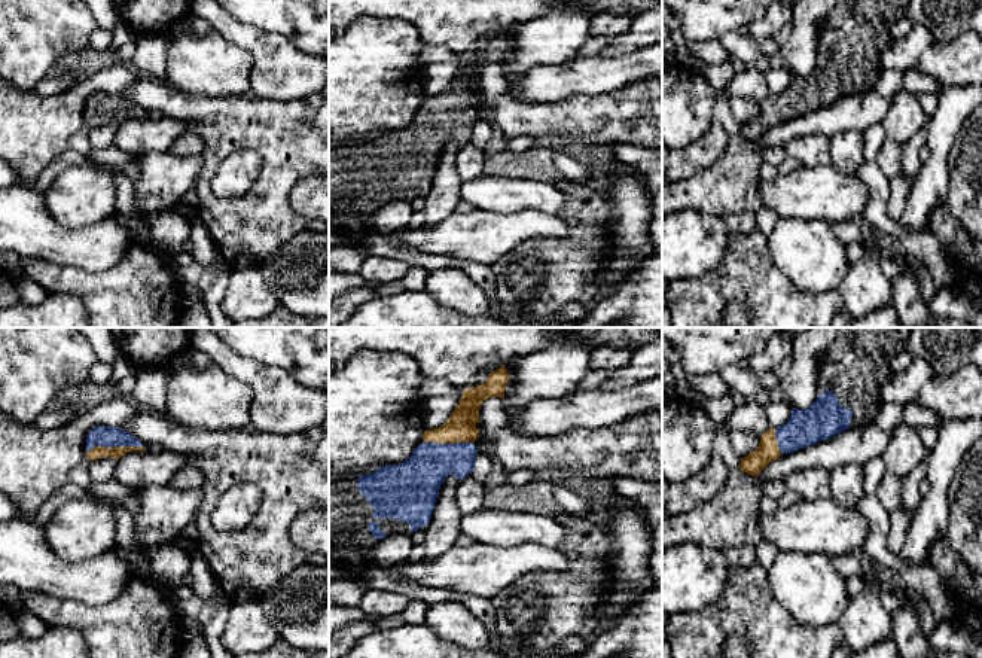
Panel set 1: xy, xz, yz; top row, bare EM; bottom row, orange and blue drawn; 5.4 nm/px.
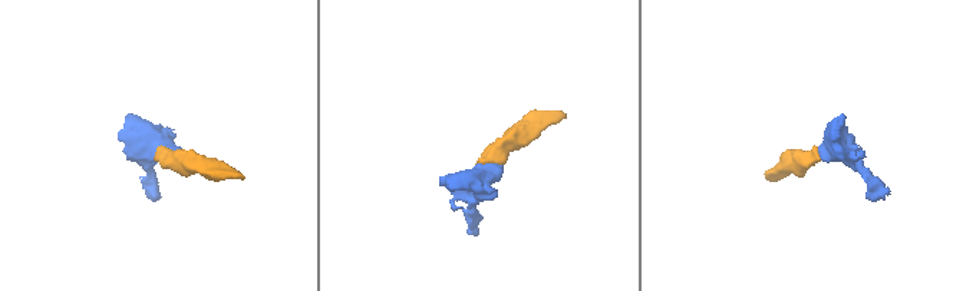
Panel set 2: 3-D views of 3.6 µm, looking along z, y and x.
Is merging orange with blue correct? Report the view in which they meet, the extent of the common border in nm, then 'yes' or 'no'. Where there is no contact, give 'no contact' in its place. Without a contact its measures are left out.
meets orange in xy; contact 320 nm long; yes

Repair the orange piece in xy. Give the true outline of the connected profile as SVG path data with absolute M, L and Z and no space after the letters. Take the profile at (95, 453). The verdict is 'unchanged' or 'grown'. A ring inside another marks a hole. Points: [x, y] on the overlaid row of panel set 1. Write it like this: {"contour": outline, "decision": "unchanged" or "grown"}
{"contour": "M97 426L86 435L86 459L113 457L119 460L131 451L144 451L146 447L121 427Z", "decision": "grown"}

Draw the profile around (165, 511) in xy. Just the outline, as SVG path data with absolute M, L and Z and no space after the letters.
M150 485L137 493L140 512L134 518L135 542L141 548L176 540L193 524L204 493L179 490L168 485Z

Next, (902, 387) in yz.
M914 359L911 365L899 374L893 374L882 386L884 403L908 403L915 399L920 390L934 377L933 366L922 359Z

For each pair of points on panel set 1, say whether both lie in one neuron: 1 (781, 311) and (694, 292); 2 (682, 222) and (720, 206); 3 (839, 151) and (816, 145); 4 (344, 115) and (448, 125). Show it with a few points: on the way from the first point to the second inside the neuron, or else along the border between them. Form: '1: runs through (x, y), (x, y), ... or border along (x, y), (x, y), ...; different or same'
1: runs through (759, 289), (716, 289); same
2: border along (677, 209), (692, 209), (722, 218); different
3: border along (830, 139), (829, 164); different
4: border along (426, 97), (421, 109), (405, 127), (380, 134); different

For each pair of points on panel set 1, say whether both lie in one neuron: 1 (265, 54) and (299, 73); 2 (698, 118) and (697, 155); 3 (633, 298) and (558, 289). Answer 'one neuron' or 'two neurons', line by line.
1: one neuron
2: two neurons
3: two neurons

